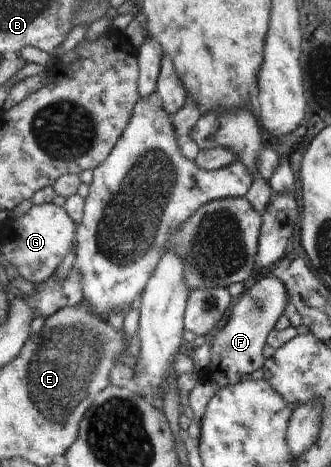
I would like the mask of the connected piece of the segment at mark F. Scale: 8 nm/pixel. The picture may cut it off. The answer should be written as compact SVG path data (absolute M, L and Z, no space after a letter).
M265 277L239 295L240 300L230 311L228 322L220 330L210 347L210 362L204 370L197 370L196 374L202 382L210 382L216 391L228 385L242 382L248 374L259 375L264 365L262 348L266 346L267 338L289 301L285 284L276 277Z

